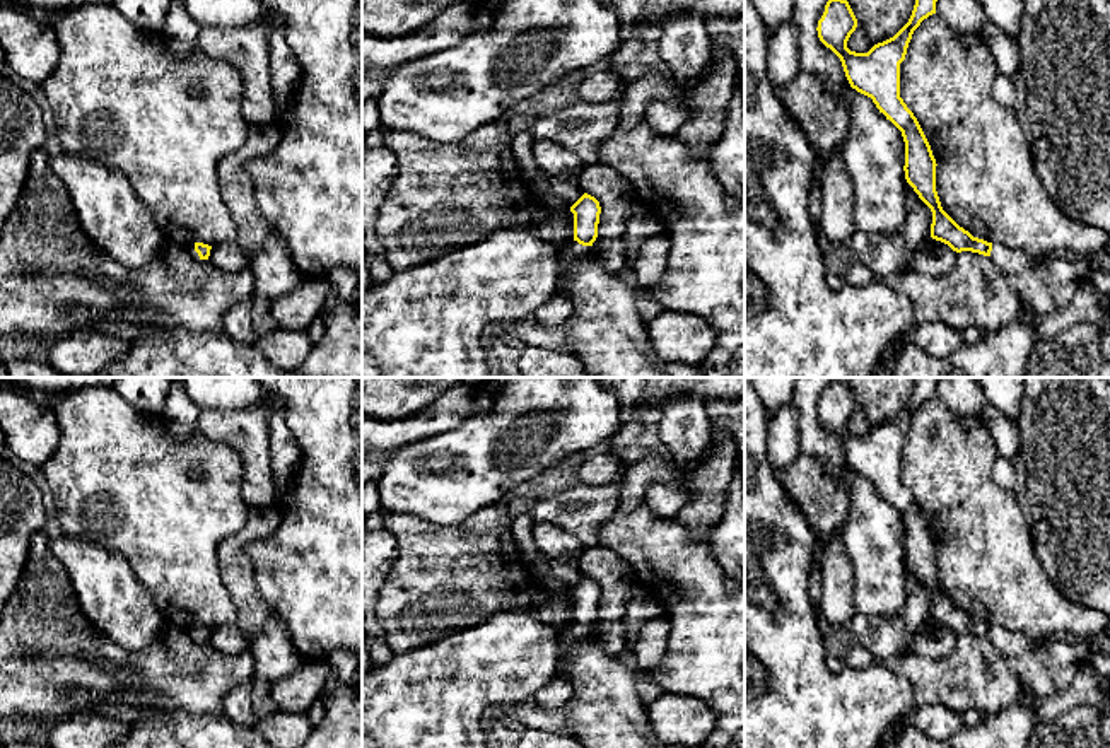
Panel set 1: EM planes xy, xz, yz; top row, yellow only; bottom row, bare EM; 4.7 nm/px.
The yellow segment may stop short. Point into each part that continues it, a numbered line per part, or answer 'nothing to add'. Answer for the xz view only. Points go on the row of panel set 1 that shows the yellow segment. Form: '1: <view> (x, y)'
1: xz (578, 250)

